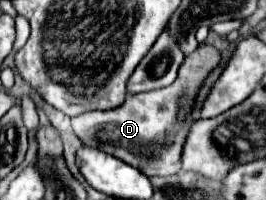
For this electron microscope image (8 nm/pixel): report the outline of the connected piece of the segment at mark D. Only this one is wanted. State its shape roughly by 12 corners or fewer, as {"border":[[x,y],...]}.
{"border":[[199,46],[171,86],[71,126],[149,178],[177,174],[193,98],[219,52]]}

